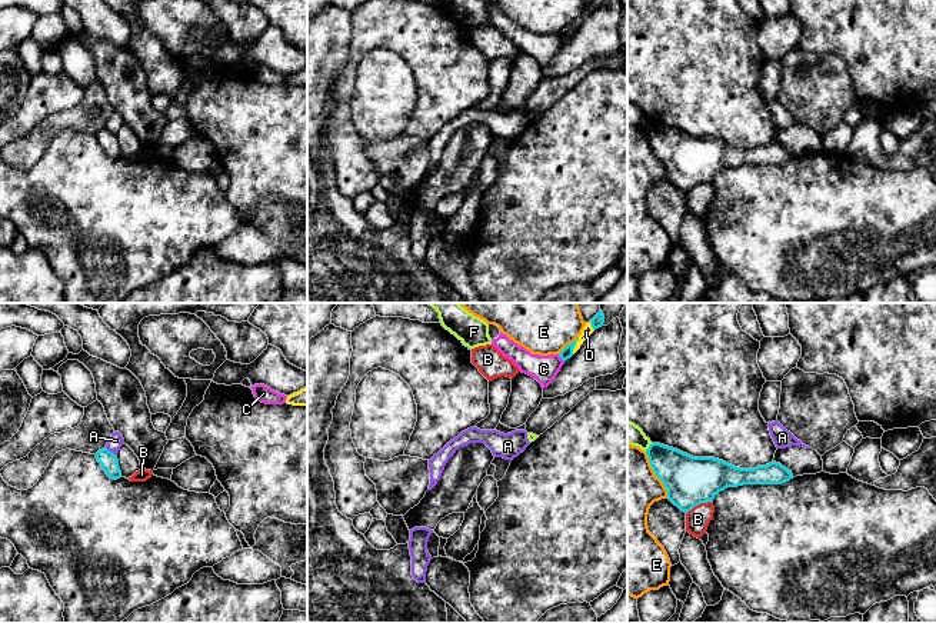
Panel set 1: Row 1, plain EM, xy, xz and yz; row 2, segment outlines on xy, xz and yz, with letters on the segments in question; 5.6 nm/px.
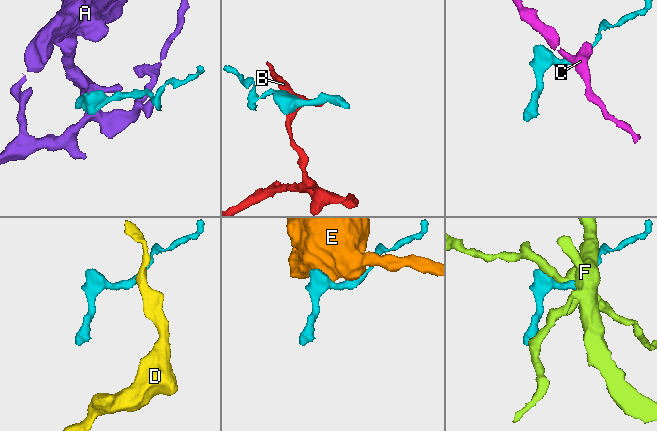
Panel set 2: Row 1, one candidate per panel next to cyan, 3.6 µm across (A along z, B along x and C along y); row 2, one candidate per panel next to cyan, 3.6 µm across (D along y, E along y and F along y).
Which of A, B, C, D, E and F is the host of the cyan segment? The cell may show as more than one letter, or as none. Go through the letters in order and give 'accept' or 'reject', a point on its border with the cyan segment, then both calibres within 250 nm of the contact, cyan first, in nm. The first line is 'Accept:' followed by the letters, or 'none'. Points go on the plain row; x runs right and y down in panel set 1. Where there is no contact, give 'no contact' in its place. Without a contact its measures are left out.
Accept: A
A: accept; contact xy (110, 132); calibres 100 and 80 nm
B: reject; contact yz (698, 183); calibres 280 and 140 nm
C: reject; contact xz (562, 39); calibres 70 and 150 nm
D: reject; contact xz (575, 25); calibres 70 and 60 nm
E: reject; contact yz (655, 153); calibres 280 and 340 nm
F: reject; contact yz (649, 127); calibres 240 and 130 nm

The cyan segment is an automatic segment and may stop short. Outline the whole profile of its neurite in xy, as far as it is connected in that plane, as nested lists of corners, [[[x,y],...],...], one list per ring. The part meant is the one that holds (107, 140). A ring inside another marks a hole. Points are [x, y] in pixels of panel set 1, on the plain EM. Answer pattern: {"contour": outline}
{"contour": [[[114,111],[109,119],[106,127],[96,133],[96,139],[100,143],[101,149],[106,151],[106,154],[110,159],[114,160],[121,157],[121,151],[116,134],[119,133],[123,124],[124,124],[123,116],[119,111]]]}

